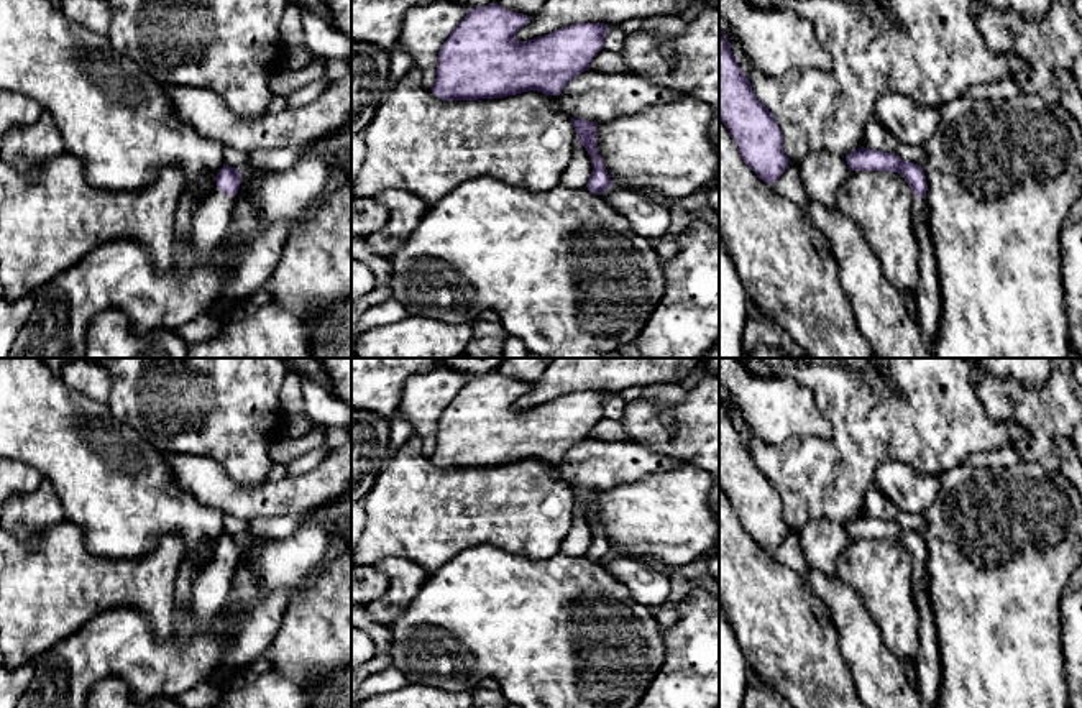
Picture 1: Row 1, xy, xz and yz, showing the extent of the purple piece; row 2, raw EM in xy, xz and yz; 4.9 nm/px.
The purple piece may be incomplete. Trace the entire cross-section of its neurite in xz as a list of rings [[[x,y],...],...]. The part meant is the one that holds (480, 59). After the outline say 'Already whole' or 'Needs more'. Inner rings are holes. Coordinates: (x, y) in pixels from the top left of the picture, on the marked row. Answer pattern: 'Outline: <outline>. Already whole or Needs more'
Outline: [[[497,2],[471,8],[453,28],[437,61],[437,79],[432,94],[442,100],[502,99],[529,90],[560,95],[568,82],[585,71],[604,48],[609,26],[576,23],[529,41],[517,41],[517,31],[530,16],[506,10]]]. Already whole

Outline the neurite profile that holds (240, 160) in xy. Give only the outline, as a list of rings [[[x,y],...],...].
[[[227,146],[223,149],[223,161],[225,164],[243,172],[250,166],[250,154],[246,151]]]

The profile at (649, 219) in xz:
[[[614,187],[604,200],[624,215],[639,235],[650,241],[660,240],[667,233],[672,209],[650,200],[645,194]]]

